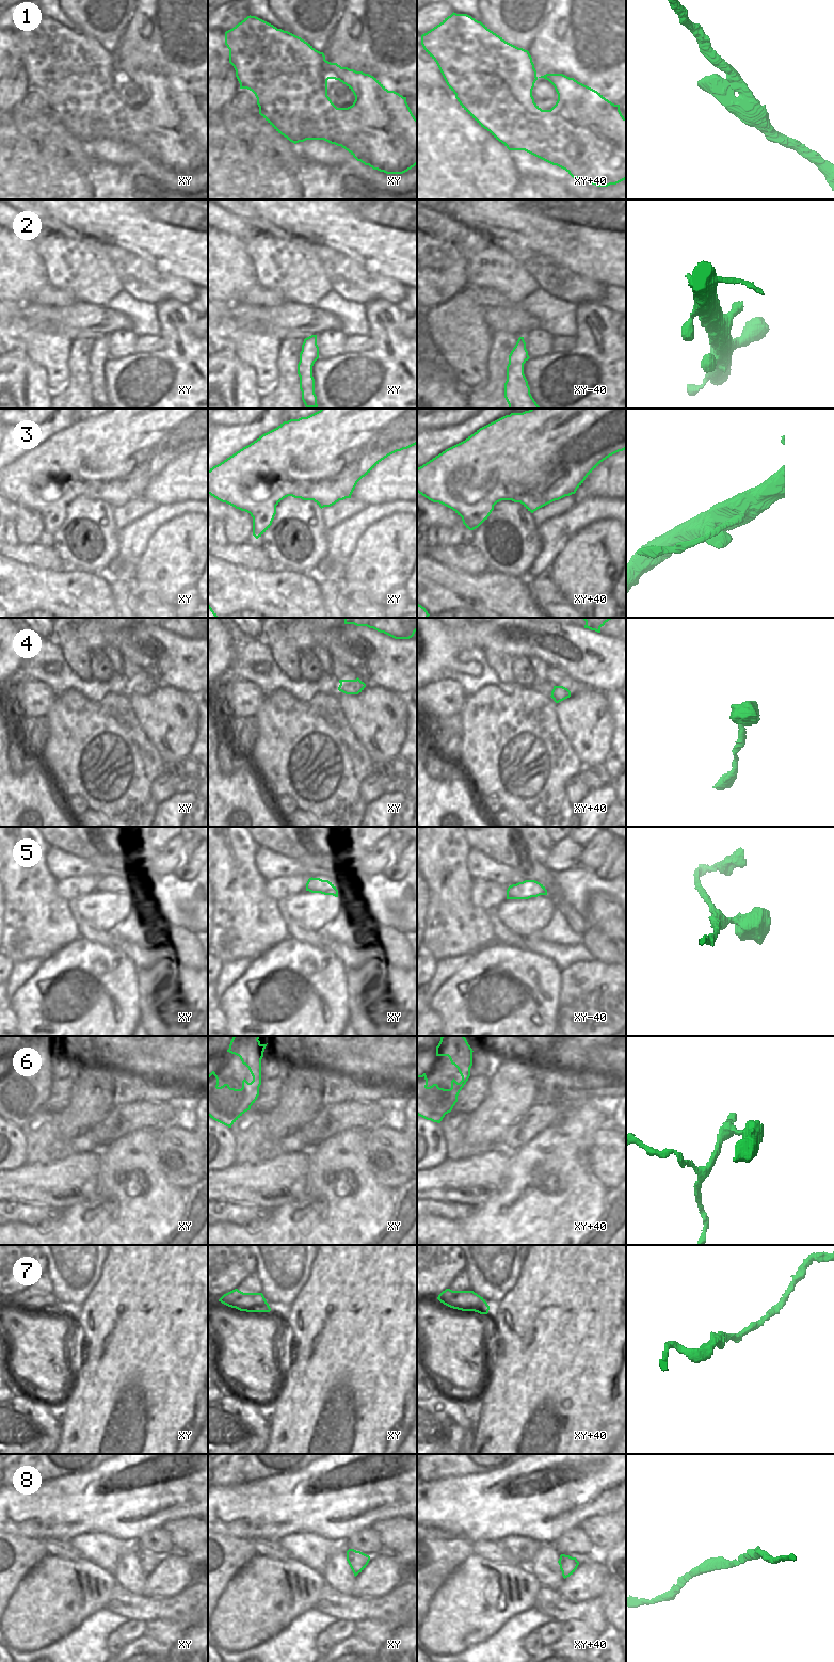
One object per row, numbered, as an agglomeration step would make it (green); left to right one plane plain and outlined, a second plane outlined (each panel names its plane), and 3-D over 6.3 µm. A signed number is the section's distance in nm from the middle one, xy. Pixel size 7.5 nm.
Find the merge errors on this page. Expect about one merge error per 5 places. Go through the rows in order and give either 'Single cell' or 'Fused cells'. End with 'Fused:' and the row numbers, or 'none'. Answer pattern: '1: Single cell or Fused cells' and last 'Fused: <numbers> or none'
1: Single cell
2: Single cell
3: Fused cells
4: Single cell
5: Single cell
6: Single cell
7: Single cell
8: Single cell
Fused: 3

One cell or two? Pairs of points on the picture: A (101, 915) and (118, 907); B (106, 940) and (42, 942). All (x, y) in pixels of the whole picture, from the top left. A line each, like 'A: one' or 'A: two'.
A: one
B: two

